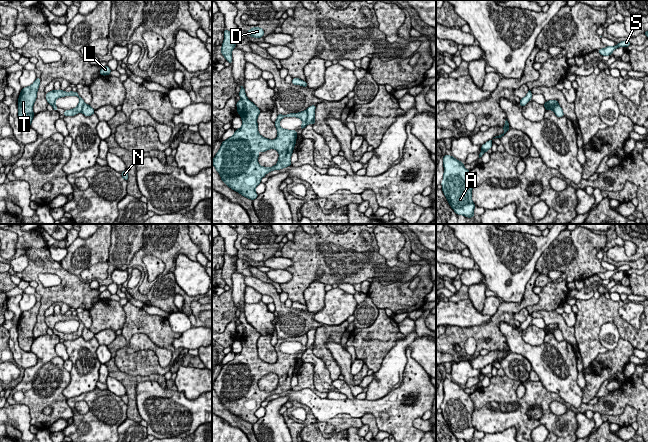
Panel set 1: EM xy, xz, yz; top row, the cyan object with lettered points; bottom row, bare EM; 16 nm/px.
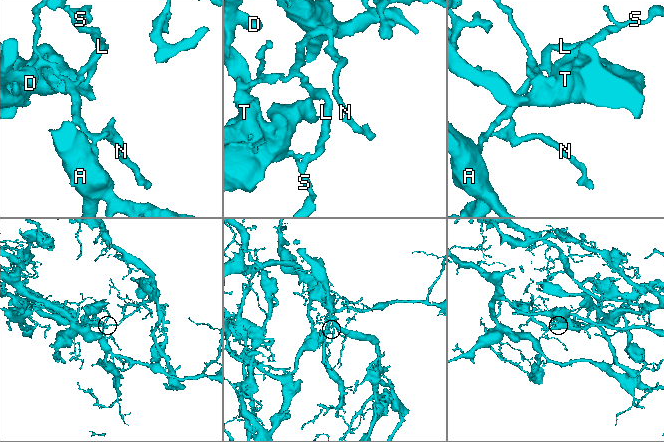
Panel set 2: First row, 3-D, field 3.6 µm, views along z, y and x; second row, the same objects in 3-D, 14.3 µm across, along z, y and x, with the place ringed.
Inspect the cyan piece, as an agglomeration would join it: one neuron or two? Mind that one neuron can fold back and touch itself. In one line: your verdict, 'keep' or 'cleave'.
cleave

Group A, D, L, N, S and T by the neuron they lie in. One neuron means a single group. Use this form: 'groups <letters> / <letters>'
groups A L N S / D T

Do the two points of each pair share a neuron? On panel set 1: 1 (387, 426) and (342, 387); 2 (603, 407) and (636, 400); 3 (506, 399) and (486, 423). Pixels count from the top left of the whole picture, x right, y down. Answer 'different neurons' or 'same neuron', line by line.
1: different neurons
2: same neuron
3: same neuron

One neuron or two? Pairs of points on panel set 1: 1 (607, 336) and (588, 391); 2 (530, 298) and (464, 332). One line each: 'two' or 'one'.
1: two
2: one

